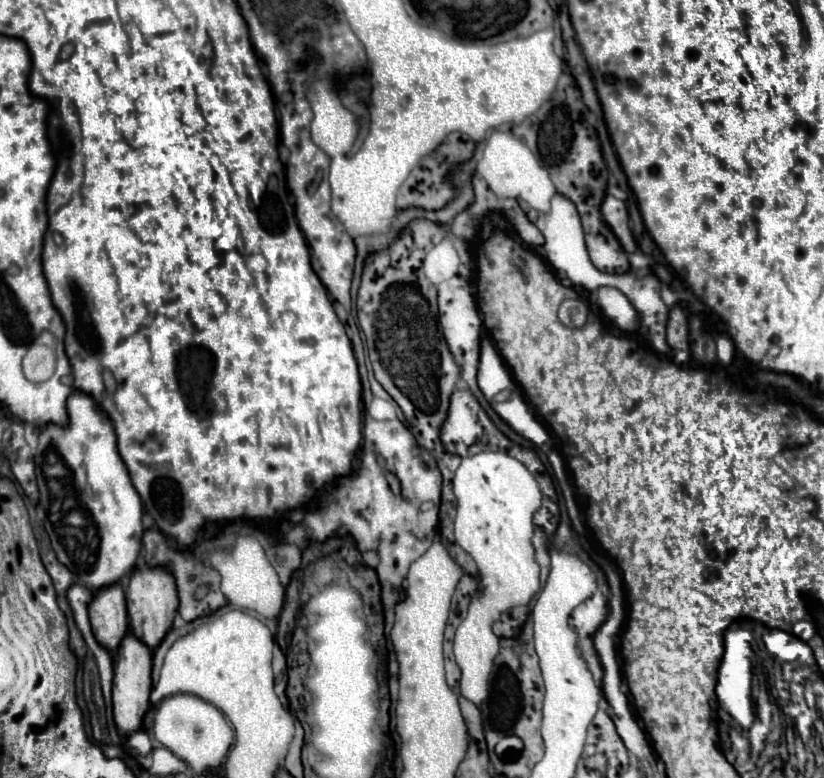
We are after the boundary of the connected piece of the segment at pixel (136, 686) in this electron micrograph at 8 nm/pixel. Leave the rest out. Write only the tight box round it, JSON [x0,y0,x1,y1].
[112,631,152,733]

